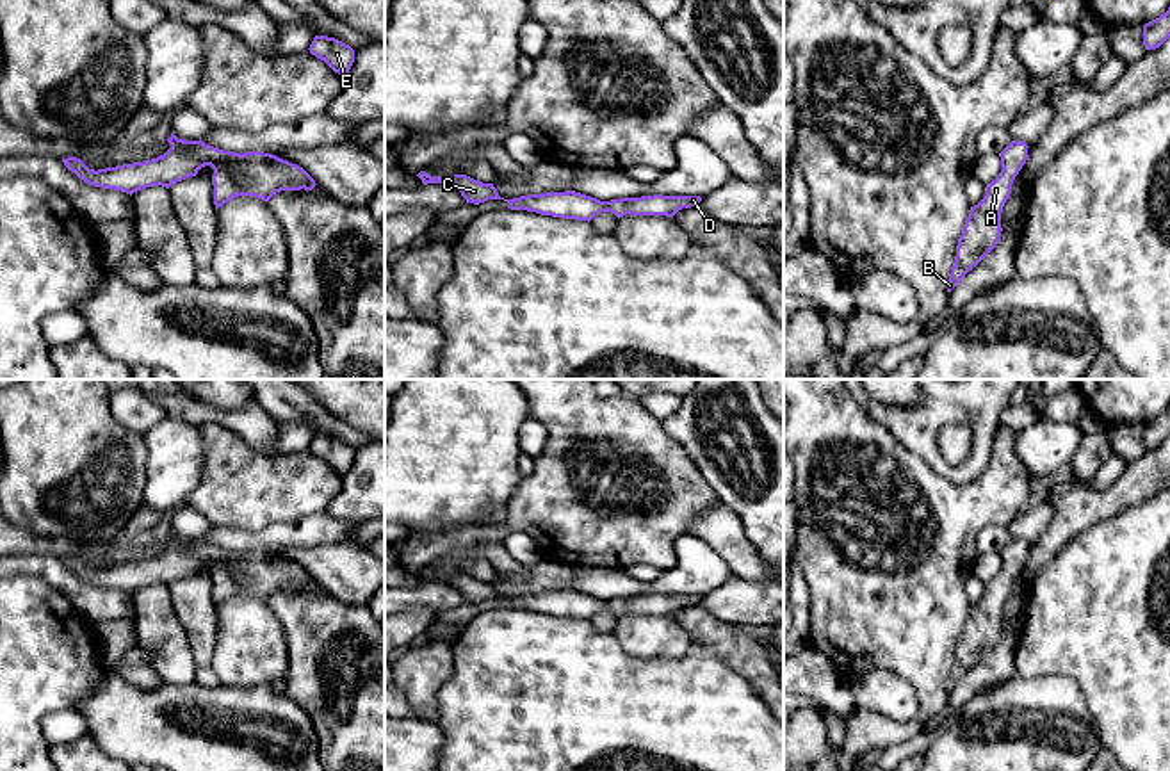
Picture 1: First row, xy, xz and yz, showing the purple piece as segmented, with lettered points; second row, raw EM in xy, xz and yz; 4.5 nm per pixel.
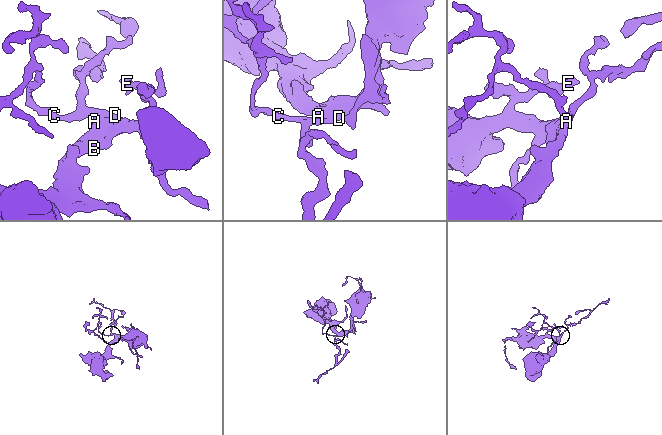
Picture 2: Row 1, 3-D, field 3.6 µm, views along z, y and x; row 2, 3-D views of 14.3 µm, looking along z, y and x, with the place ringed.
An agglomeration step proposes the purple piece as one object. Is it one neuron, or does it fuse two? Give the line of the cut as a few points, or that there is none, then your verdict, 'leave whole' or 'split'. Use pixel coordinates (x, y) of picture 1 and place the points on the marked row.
no cut | leave whole

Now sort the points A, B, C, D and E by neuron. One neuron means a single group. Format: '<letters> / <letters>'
A B C D E

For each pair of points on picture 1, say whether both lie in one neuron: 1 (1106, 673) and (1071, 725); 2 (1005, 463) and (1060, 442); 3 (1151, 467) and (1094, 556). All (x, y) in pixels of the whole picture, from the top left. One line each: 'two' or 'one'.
1: two
2: two
3: two

